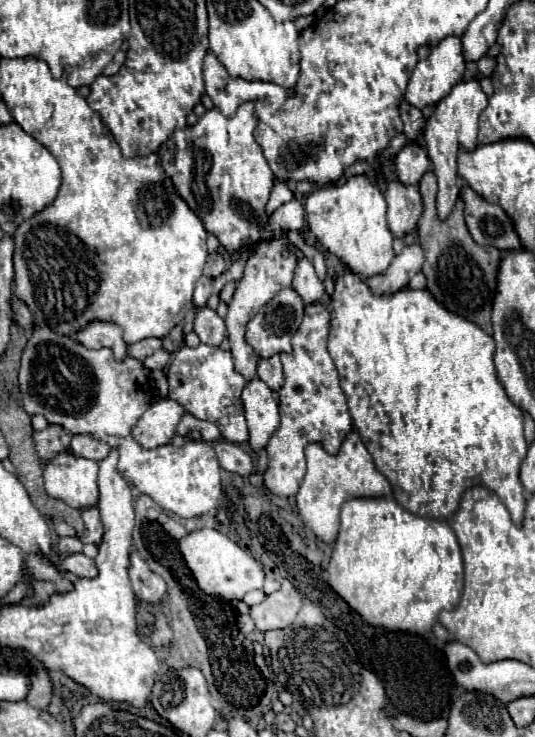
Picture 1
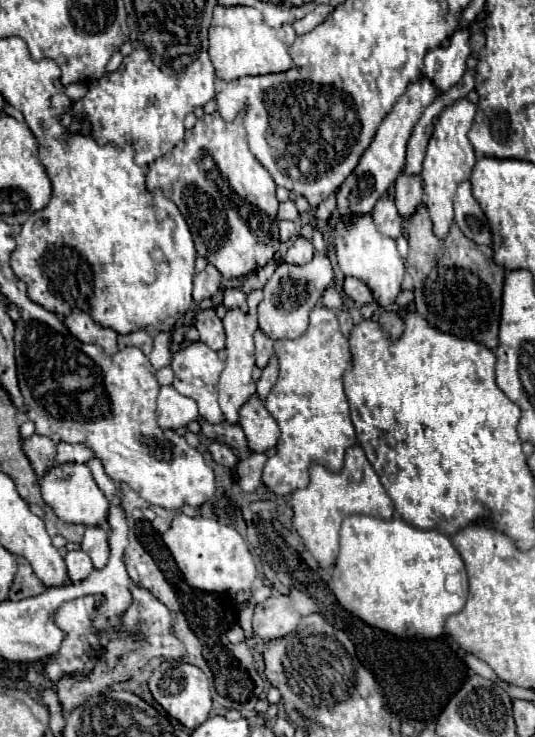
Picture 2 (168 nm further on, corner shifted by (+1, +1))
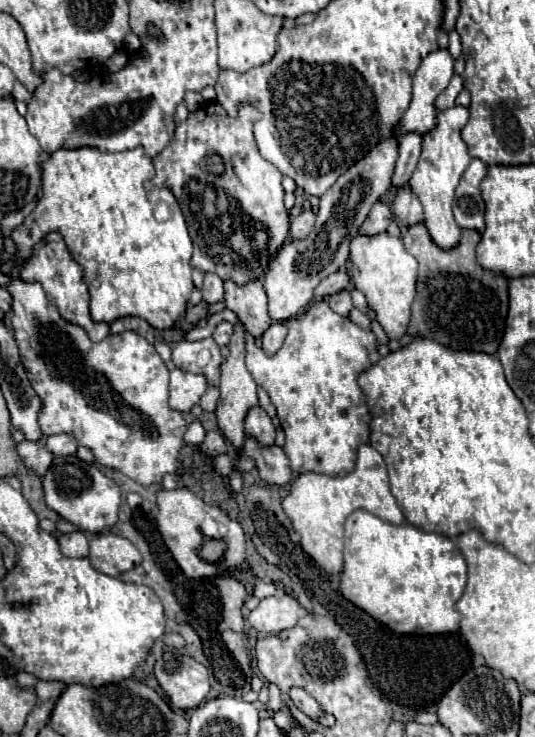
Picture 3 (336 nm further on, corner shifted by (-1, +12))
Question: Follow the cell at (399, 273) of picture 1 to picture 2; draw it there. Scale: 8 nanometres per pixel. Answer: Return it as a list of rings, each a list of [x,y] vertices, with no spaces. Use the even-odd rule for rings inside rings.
[[[347,277],[345,279],[345,285],[343,285],[343,291],[349,299],[355,301],[357,307],[363,307],[363,305],[369,305],[369,303],[375,303],[375,297],[371,293],[371,289],[359,281],[359,279],[353,279],[353,277]]]

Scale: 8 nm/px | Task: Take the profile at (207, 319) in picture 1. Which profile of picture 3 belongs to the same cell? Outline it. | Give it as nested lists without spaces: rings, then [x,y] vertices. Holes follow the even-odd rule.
[[[221,322],[217,328],[215,328],[215,334],[213,334],[213,340],[223,346],[223,344],[229,344],[229,338],[233,334],[233,324],[229,322]]]

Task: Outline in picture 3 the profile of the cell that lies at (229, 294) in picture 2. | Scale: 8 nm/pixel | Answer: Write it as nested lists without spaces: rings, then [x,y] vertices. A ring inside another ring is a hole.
[[[225,280],[225,306],[243,320],[245,328],[255,338],[259,338],[273,322],[267,314],[267,294],[261,280],[253,280],[245,286]]]

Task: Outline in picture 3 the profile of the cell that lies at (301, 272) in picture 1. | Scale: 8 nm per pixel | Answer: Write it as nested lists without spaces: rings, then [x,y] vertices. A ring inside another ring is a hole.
[[[303,210],[297,218],[291,220],[291,236],[295,240],[307,238],[313,228],[315,228],[315,214],[311,210]]]

